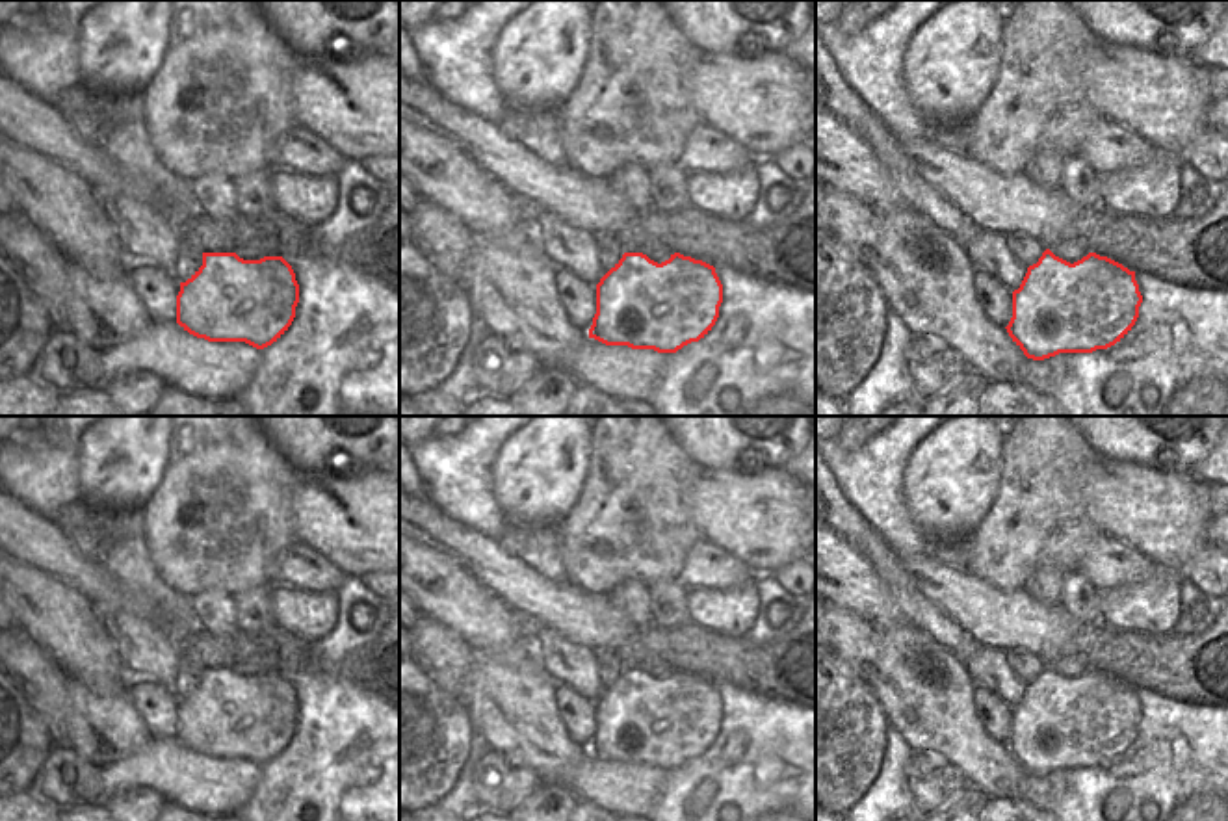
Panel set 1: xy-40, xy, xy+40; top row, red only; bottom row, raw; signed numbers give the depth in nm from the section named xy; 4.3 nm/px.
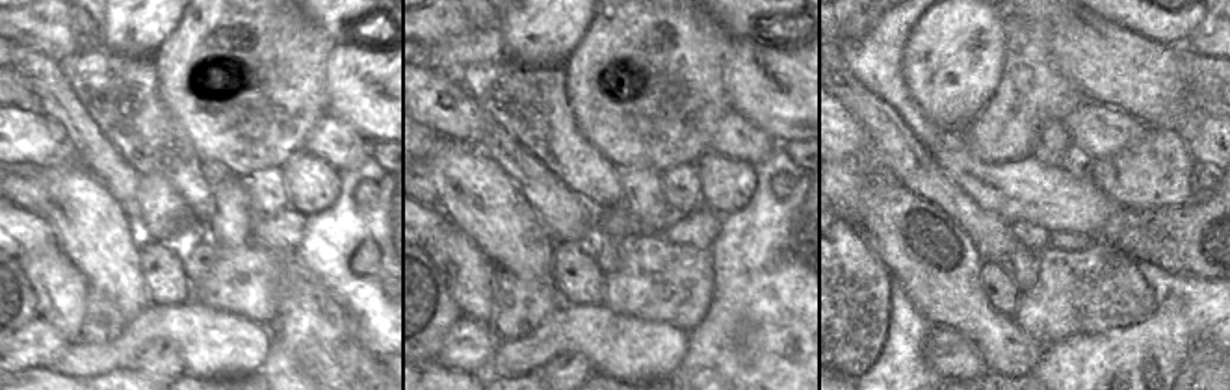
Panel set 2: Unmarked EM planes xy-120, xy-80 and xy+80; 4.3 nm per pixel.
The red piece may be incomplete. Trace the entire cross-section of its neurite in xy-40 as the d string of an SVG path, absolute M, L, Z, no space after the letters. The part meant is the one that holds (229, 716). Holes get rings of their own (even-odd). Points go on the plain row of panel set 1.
M256 654L232 669L202 669L202 682L180 698L176 739L208 758L245 758L264 765L292 741L299 700L292 682L271 654Z

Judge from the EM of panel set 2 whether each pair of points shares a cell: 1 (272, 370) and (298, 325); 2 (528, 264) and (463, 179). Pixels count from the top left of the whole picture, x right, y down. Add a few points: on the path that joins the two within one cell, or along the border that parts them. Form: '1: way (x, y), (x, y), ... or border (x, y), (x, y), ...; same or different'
1: border (275, 340), (303, 370); different
2: way (517, 242), (482, 199); same

